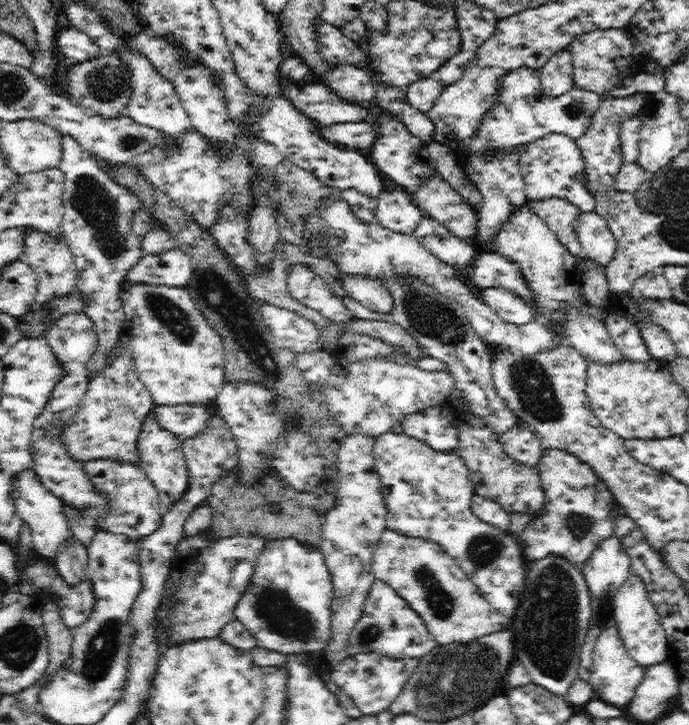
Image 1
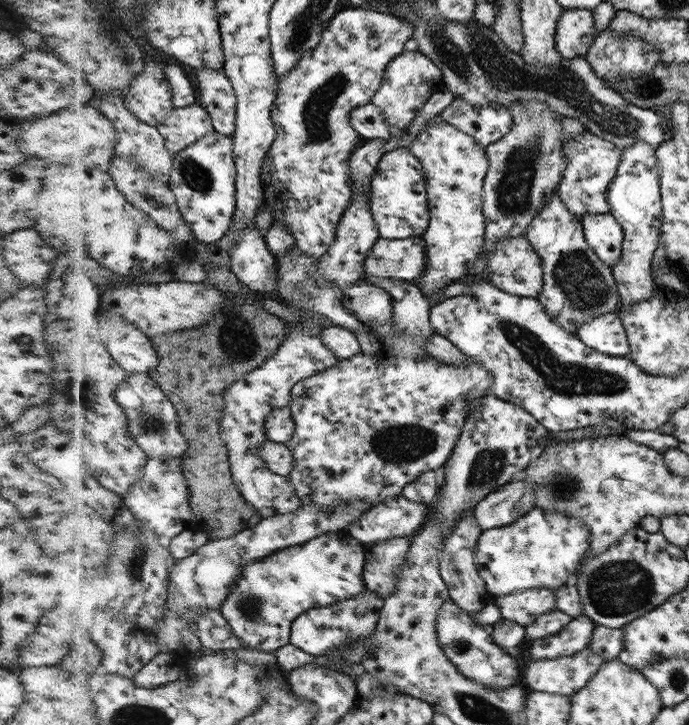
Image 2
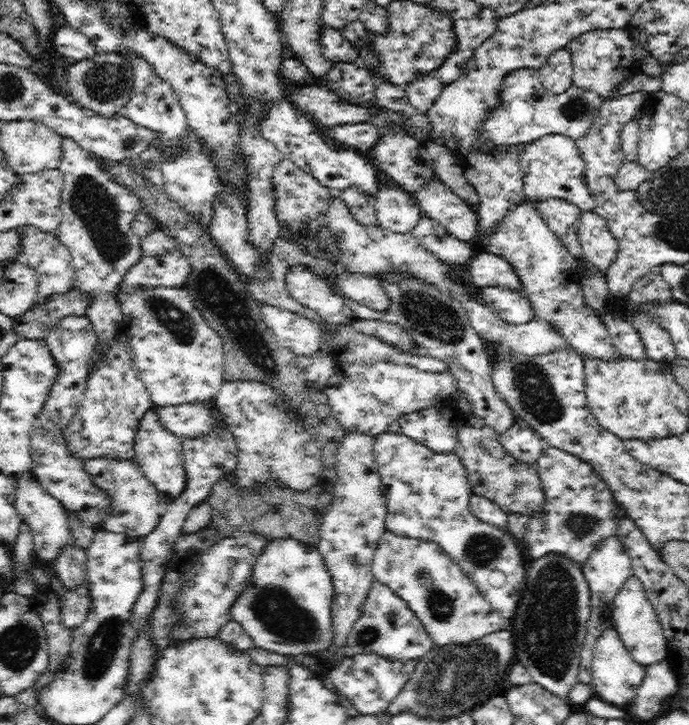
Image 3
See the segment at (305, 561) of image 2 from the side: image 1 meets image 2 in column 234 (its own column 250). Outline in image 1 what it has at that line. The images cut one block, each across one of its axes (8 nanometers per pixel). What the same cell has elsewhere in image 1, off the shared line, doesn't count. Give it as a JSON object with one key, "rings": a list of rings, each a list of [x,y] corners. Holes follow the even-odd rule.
{"rings":[[[276,538],[265,541],[264,550],[257,558],[253,581],[242,597],[236,615],[258,639],[258,647],[286,653],[322,651],[331,638],[331,602],[334,598],[333,582],[319,547],[310,547],[294,538]]]}

